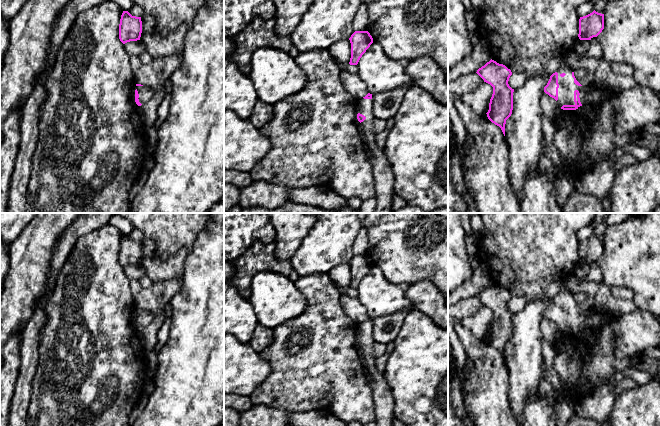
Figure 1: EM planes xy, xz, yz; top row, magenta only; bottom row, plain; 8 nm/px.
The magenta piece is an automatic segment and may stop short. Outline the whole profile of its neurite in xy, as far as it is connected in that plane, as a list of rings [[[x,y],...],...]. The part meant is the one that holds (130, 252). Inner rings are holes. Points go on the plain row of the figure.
[[[123,235],[119,248],[120,265],[125,268],[130,265],[140,264],[141,257],[141,241],[132,240],[128,235]]]

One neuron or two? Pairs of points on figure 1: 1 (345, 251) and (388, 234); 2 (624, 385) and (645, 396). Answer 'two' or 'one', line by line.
1: two
2: two

